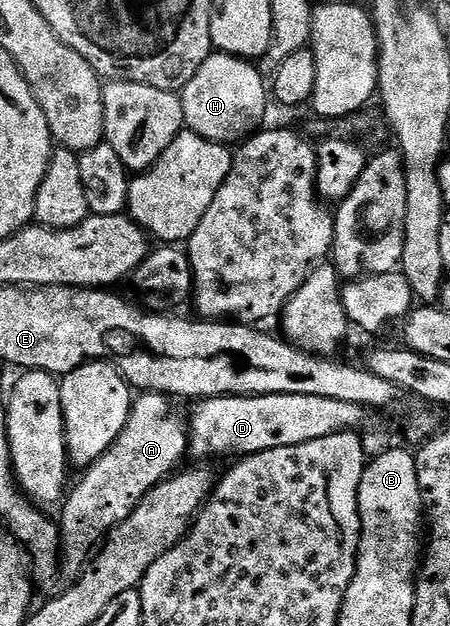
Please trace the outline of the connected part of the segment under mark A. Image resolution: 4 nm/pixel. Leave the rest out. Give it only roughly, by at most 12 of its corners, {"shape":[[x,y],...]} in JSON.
{"shape":[[140,393],[61,517],[62,577],[189,454],[166,394]]}

